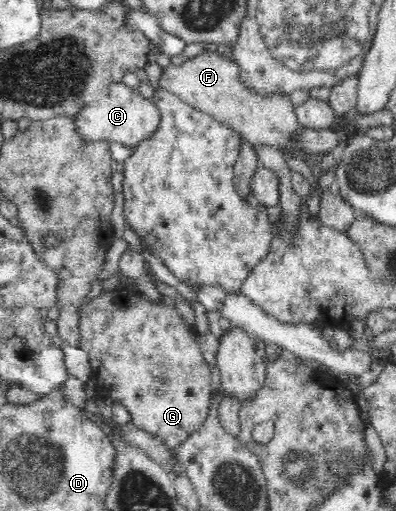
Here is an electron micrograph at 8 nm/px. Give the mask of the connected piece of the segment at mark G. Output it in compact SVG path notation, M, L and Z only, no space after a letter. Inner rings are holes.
M116 290L101 291L96 299L78 307L77 349L88 353L92 376L112 401L124 405L132 423L154 437L160 437L177 459L177 449L206 419L212 392L211 372L202 355L194 328L184 322L178 310L164 304L152 305L145 298L134 299L134 293L122 303L116 301Z

